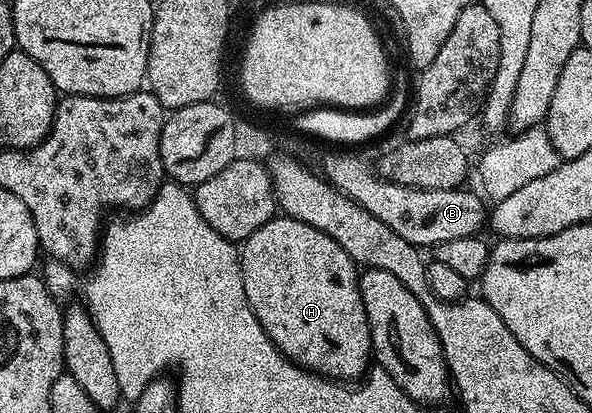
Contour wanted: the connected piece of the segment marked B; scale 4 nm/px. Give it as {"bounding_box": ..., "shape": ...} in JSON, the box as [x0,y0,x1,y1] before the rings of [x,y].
{"bounding_box":[322,153,486,247],"shape":[[[336,153],[326,158],[322,173],[332,186],[366,207],[370,215],[378,215],[390,231],[402,235],[406,243],[417,247],[435,247],[438,243],[446,243],[446,239],[475,237],[486,225],[486,205],[484,209],[480,202],[481,194],[471,193],[468,187],[442,191],[402,187],[393,181],[383,180],[373,166],[371,169],[362,158],[351,157],[348,153]]]}

